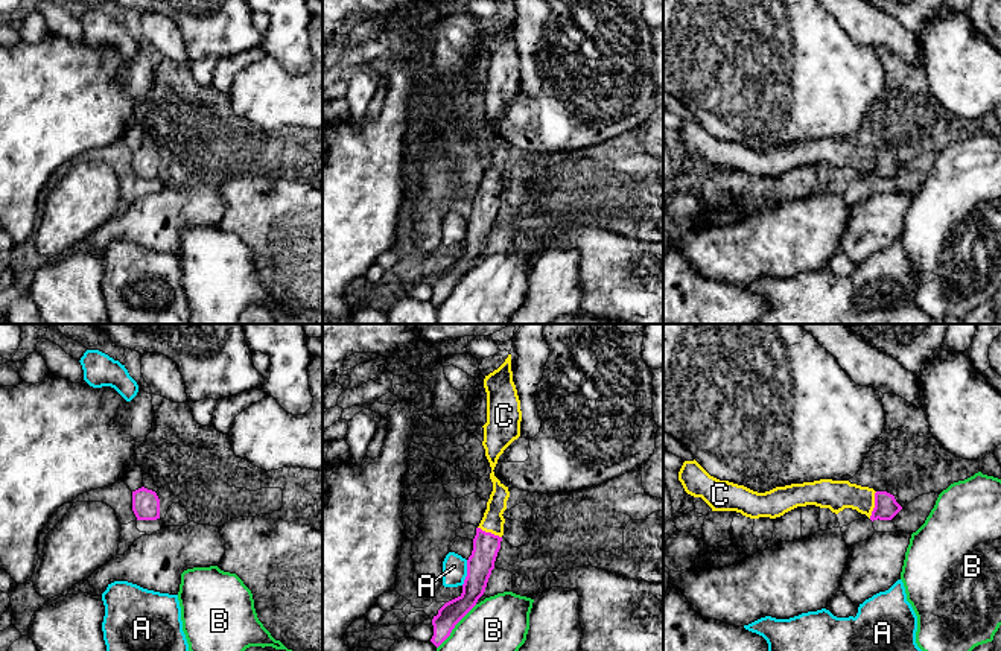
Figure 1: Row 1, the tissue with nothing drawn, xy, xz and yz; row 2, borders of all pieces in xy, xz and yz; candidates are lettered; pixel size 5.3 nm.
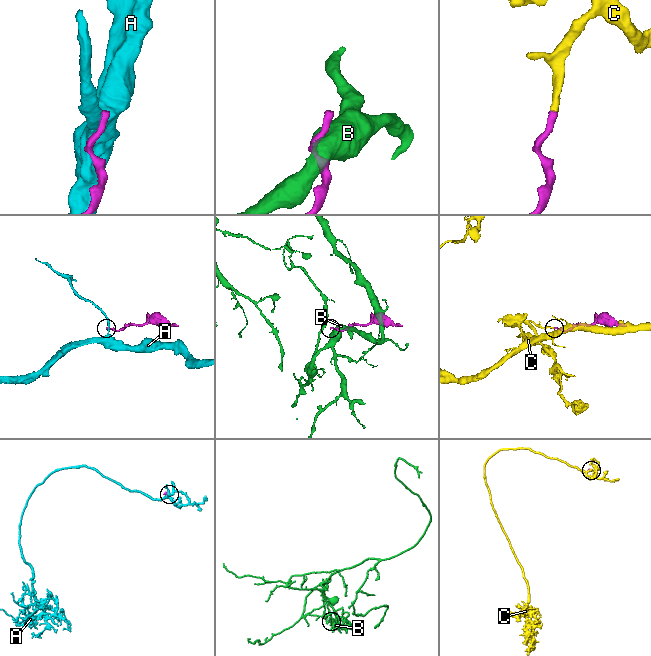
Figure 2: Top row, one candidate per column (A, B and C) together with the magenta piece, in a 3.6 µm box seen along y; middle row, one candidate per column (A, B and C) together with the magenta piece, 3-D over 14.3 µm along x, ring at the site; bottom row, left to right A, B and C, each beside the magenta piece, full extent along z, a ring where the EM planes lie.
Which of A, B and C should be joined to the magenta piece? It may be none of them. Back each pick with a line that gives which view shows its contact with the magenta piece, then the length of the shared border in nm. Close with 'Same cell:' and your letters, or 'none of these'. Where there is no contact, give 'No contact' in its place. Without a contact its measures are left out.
C: Touches magenta in yz. Shared border 150 nm
Same cell: C

